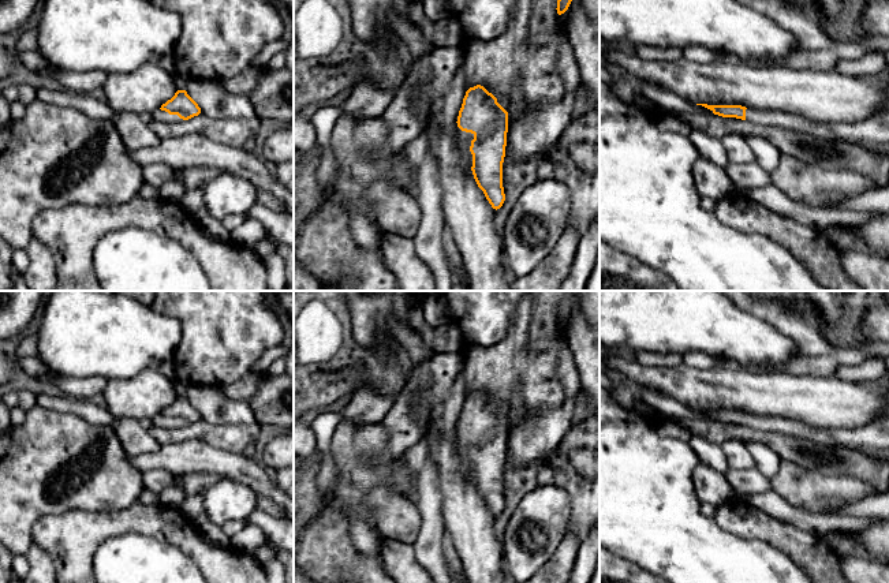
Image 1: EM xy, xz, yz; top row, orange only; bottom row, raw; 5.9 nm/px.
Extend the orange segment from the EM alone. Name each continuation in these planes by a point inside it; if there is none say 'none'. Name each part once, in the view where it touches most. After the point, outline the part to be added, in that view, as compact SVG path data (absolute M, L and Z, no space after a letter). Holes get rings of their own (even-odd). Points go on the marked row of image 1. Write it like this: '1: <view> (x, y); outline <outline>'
1: xz (466, 157); outline M456 127L456 132L460 141L460 167L467 171L472 167L472 154L470 152L471 141L474 139L474 134L462 131Z

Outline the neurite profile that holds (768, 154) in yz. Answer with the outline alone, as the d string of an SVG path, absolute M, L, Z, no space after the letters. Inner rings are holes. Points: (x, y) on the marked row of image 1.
M746 137L751 149L755 153L757 162L767 172L772 172L777 168L781 152L778 147L762 137Z

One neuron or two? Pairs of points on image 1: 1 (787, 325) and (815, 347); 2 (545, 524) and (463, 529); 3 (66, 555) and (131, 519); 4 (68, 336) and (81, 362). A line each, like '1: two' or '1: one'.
1: one
2: two
3: one
4: one

